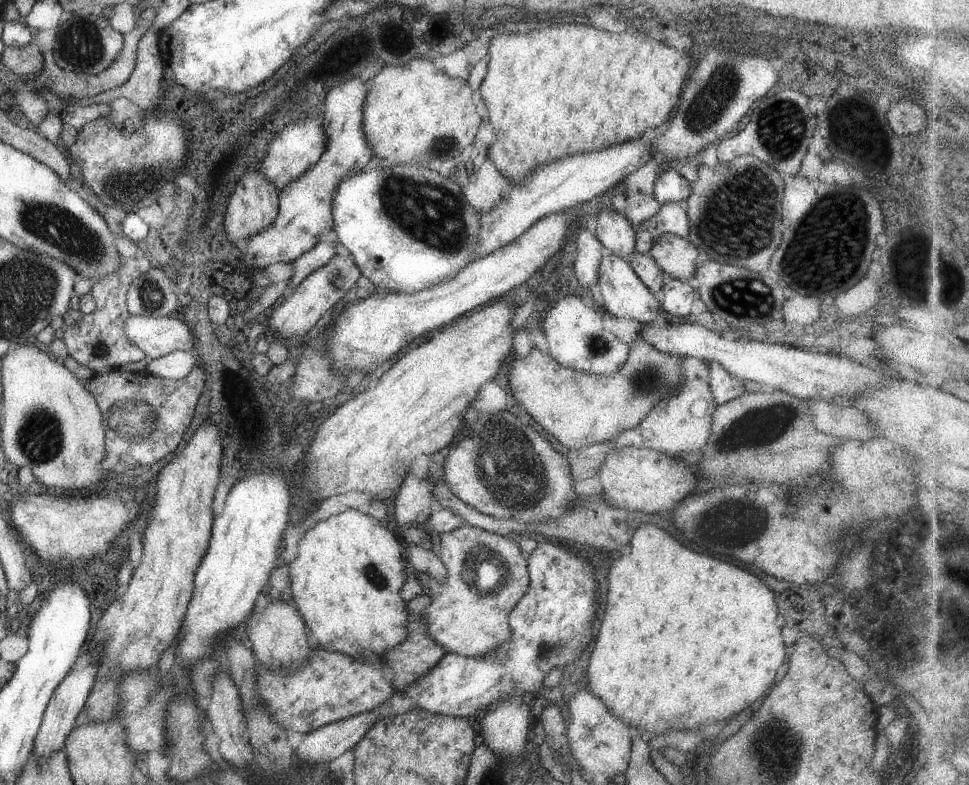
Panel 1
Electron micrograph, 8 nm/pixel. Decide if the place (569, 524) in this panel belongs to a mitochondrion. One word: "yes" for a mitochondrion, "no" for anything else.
no

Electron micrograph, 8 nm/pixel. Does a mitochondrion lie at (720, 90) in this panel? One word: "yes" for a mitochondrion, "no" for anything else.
yes

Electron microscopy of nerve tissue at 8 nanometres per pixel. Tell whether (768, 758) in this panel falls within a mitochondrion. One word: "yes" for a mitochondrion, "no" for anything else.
yes

